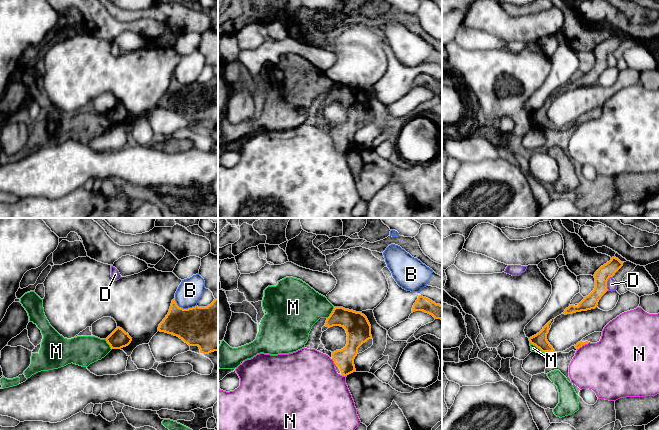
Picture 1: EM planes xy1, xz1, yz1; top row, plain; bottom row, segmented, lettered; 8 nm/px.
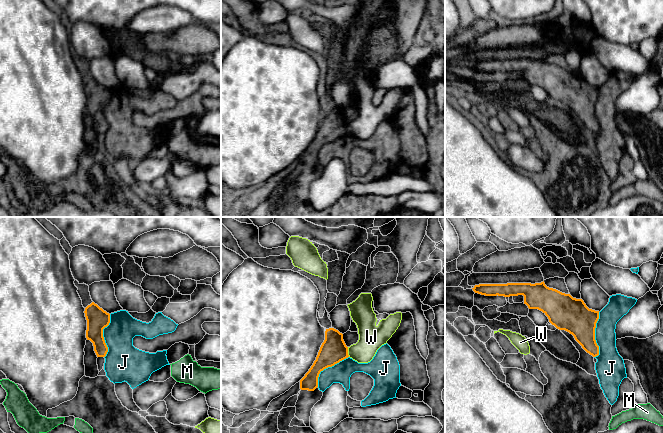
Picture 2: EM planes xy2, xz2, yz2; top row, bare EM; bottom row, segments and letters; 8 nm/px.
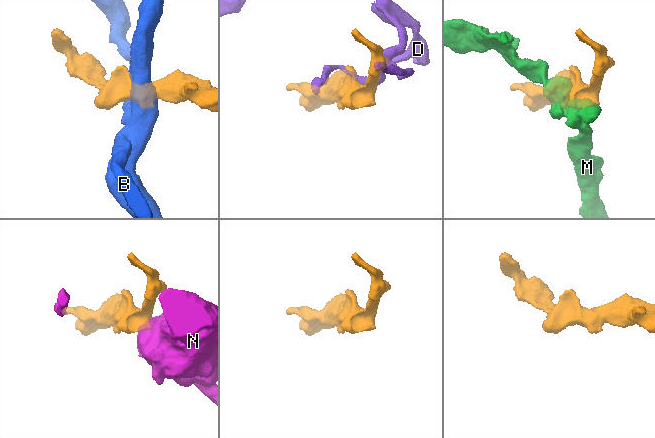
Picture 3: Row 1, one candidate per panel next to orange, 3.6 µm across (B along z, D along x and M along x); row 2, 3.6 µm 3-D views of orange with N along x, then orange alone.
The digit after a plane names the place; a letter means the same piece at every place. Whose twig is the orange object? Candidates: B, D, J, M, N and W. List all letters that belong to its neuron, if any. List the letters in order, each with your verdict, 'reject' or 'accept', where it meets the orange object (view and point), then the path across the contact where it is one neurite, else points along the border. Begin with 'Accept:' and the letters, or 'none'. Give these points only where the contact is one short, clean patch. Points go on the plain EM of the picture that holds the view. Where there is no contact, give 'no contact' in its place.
Accept: none
B: reject | xy1 (184, 85)
D: reject | yz1 (606, 59)
J: reject | yz2 (594, 111)
M: reject | yz1 (537, 123) | along yz1 (530, 118), (544, 128)
N: reject | yz1 (583, 120)
W: reject | xz2 (347, 128) | along xz2 (347, 123), (349, 132)

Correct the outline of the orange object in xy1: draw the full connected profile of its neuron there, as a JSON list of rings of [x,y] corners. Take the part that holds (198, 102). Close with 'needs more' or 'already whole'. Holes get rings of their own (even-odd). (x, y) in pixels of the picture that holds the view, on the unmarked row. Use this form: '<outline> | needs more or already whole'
[[[174,74],[158,107],[177,112],[189,122],[198,122],[203,130],[218,127],[218,75],[207,83],[183,85]]] | already whole

